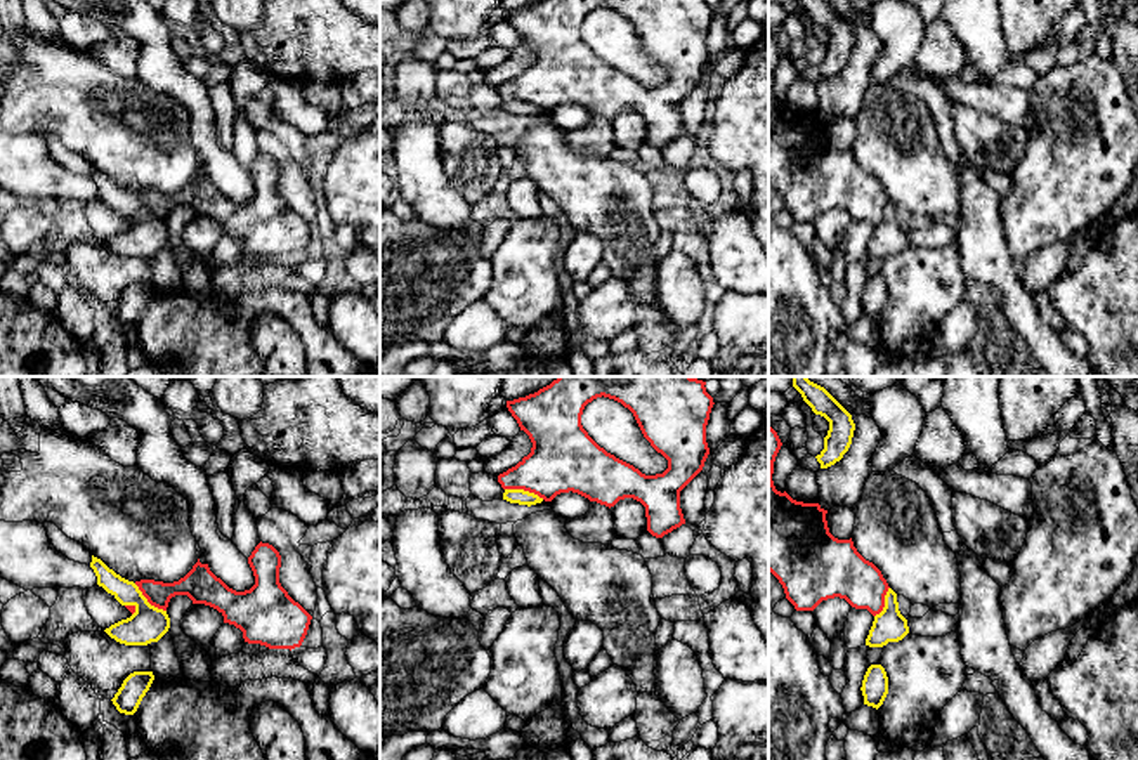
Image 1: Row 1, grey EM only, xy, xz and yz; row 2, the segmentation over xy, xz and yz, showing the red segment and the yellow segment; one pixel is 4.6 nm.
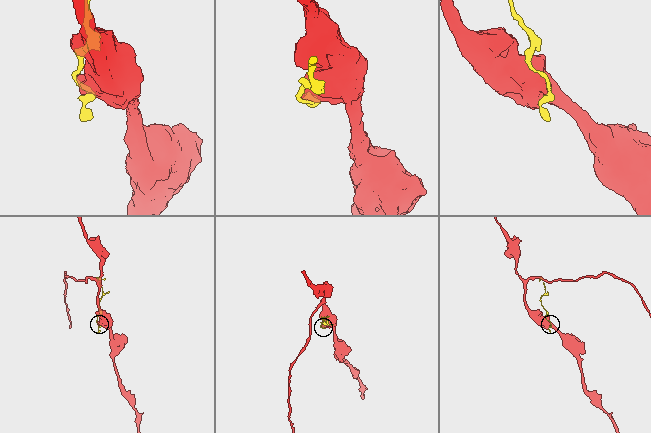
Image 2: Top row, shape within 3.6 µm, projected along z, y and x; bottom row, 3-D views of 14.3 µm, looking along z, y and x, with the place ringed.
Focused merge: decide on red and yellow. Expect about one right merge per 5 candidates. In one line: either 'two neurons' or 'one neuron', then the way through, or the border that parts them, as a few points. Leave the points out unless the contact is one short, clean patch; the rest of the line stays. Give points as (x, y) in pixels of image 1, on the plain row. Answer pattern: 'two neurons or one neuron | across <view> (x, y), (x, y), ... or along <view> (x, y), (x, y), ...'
two neurons | along xz (505, 99), (523, 99), (543, 110)

